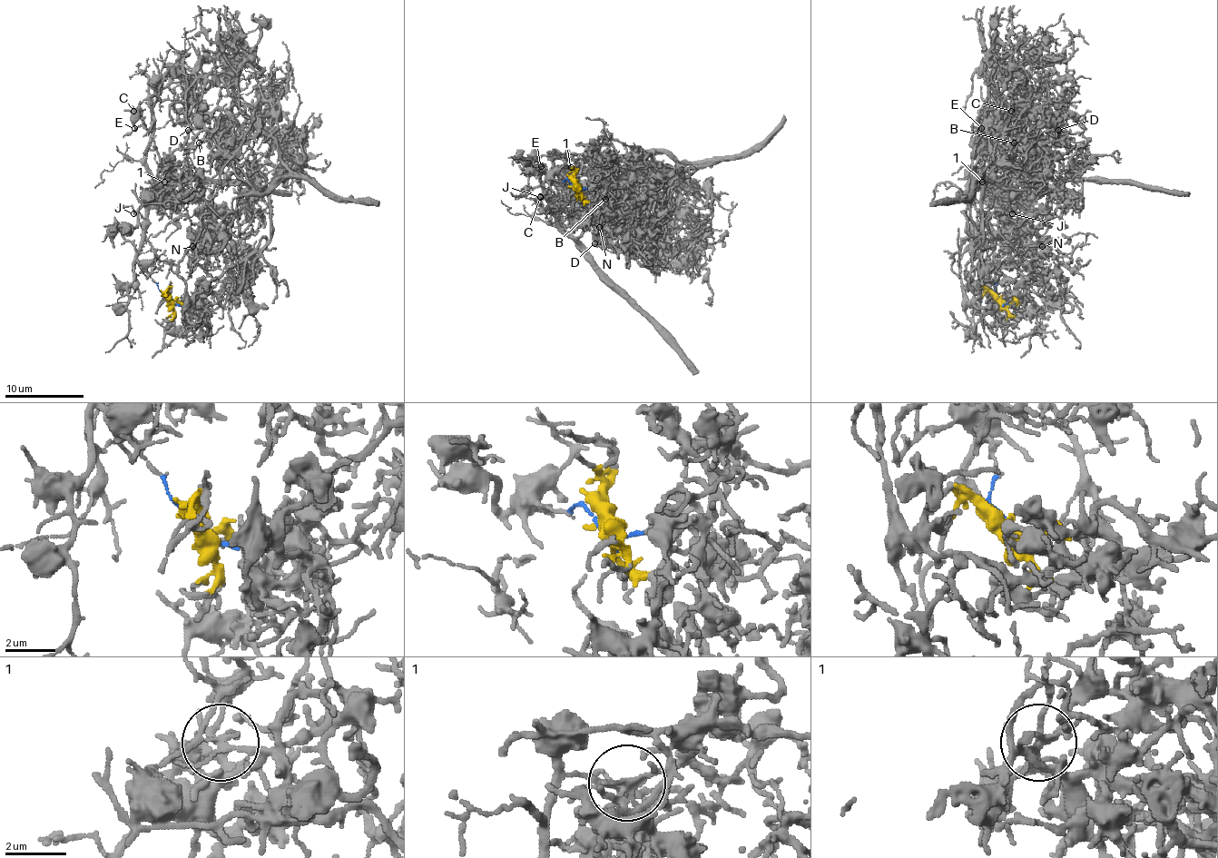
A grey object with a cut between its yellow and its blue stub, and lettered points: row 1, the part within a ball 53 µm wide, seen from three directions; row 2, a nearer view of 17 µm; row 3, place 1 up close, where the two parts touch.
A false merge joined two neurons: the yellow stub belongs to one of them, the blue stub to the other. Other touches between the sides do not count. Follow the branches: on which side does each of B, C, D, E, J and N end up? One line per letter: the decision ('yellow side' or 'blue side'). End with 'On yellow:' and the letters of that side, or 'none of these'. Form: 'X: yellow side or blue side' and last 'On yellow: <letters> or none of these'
B: yellow side
C: blue side
D: yellow side
E: blue side
J: blue side
N: yellow side
On yellow: B, D, N

